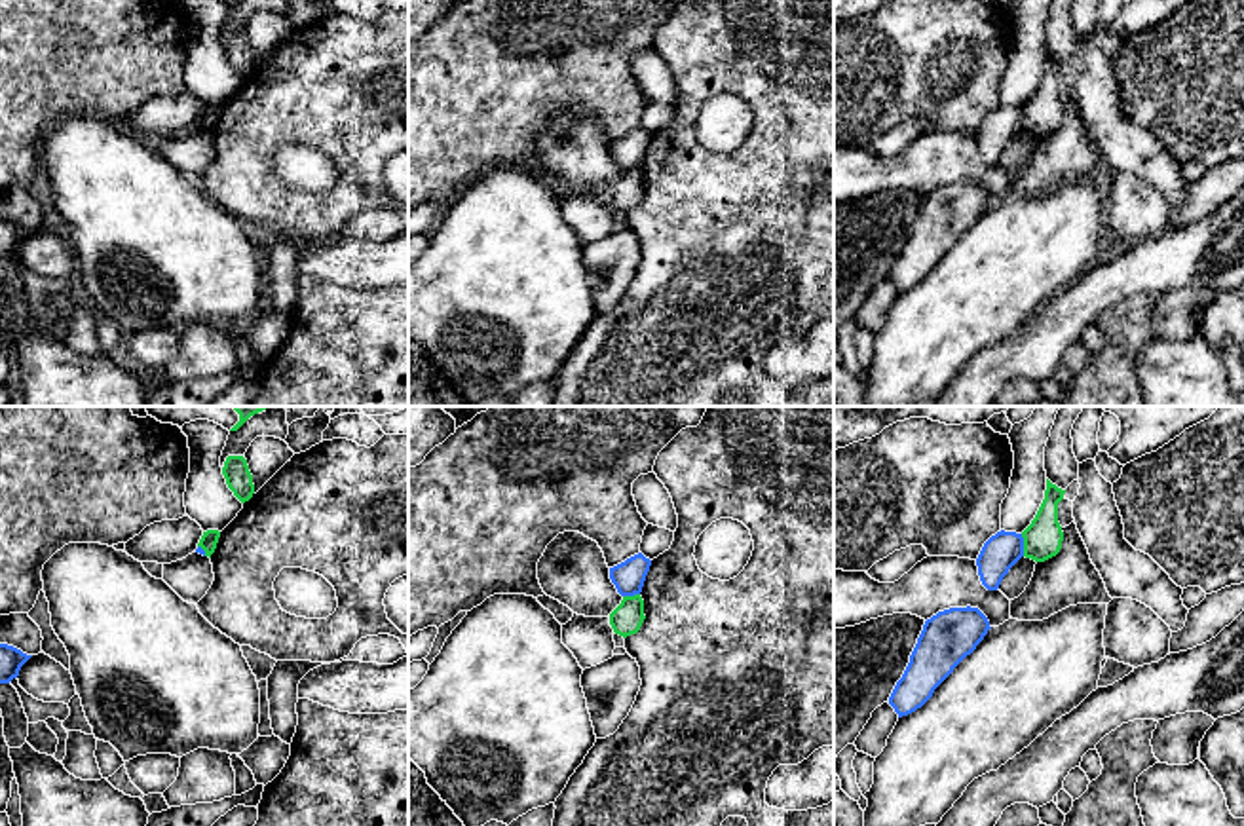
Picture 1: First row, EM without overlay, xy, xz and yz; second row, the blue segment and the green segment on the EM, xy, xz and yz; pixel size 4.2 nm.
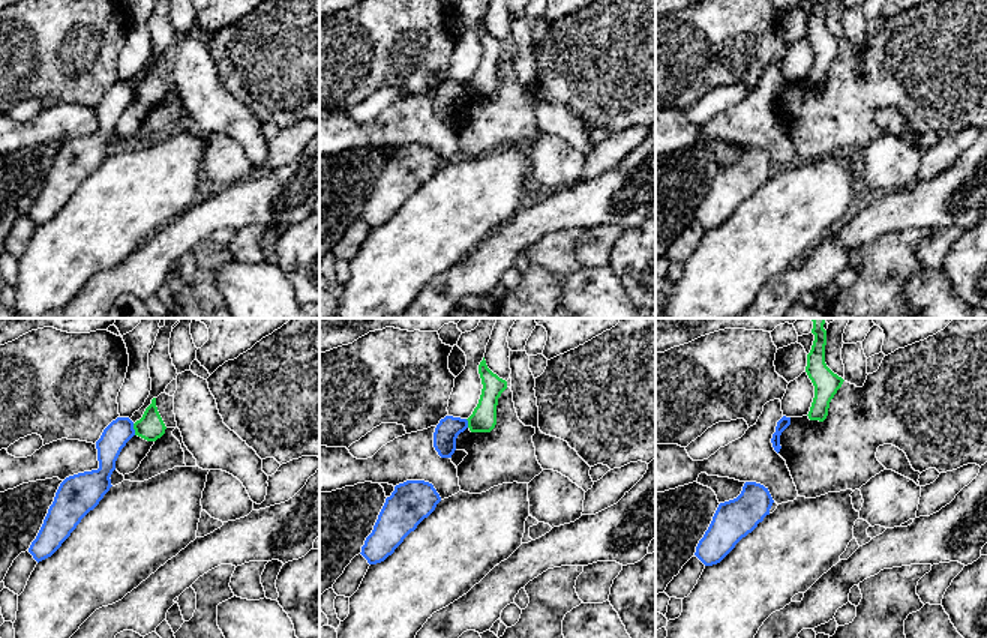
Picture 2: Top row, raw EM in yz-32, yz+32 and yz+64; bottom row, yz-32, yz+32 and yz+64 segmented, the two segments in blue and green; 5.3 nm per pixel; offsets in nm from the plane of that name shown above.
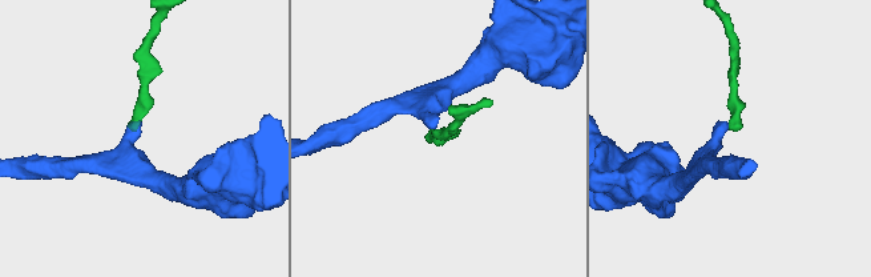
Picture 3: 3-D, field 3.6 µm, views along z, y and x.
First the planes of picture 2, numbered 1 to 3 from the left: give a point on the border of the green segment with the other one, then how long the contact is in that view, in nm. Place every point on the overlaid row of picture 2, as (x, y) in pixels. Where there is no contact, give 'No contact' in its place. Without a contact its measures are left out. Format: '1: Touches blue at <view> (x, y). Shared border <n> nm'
1: Touches blue at yz-32 (134, 430). Shared border 70 nm
2: Touches blue at yz+32 (467, 424). Shared border 50 nm
3: No contact

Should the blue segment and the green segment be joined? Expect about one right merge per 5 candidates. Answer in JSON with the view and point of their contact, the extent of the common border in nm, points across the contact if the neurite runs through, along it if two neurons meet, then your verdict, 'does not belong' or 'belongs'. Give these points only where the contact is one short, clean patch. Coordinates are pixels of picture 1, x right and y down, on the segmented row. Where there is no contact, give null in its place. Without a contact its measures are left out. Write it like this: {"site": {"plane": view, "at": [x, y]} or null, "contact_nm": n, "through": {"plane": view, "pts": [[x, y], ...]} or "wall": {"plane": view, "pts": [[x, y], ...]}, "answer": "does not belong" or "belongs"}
{"site": {"plane": "yz", "at": [1022, 545]}, "contact_nm": 100, "wall": {"plane": "yz", "pts": [[1020, 534], [1024, 555]]}, "answer": "does not belong"}

